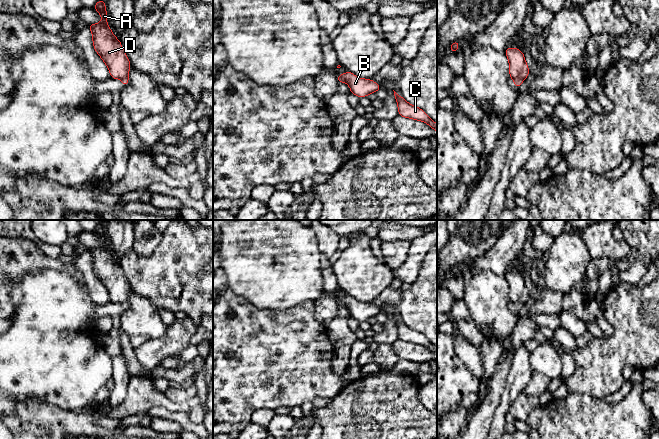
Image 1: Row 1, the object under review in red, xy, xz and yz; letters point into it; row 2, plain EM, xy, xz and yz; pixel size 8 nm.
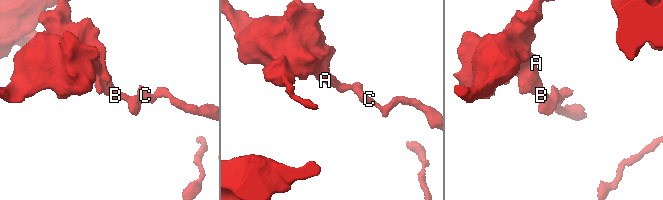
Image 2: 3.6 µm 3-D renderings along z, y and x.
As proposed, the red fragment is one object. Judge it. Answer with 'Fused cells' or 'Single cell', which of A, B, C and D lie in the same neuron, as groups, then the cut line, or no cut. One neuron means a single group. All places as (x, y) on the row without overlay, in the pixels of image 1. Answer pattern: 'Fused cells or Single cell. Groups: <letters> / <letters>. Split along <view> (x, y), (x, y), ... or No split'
Fused cells. Groups: A D / B C. Split along yz (512, 302), (523, 304)

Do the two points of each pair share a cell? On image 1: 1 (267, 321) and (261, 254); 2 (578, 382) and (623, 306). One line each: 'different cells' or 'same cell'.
1: different cells
2: same cell

